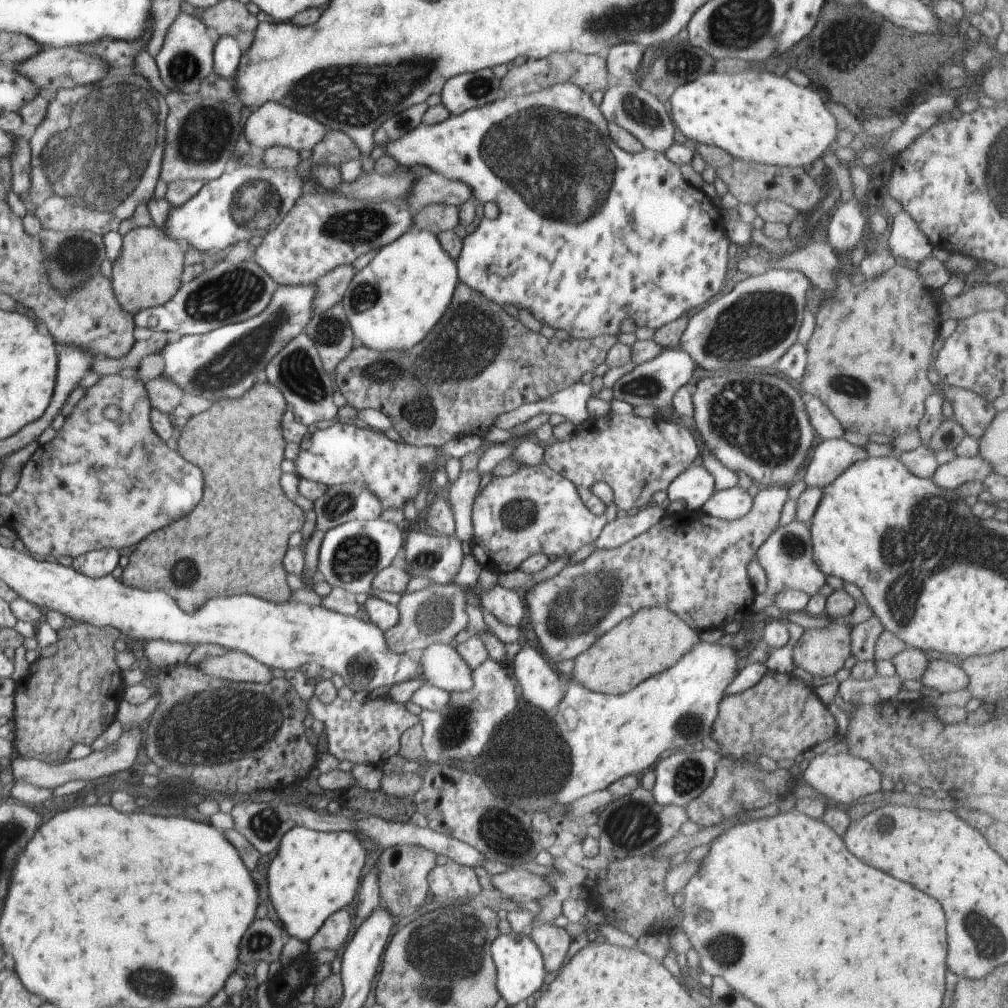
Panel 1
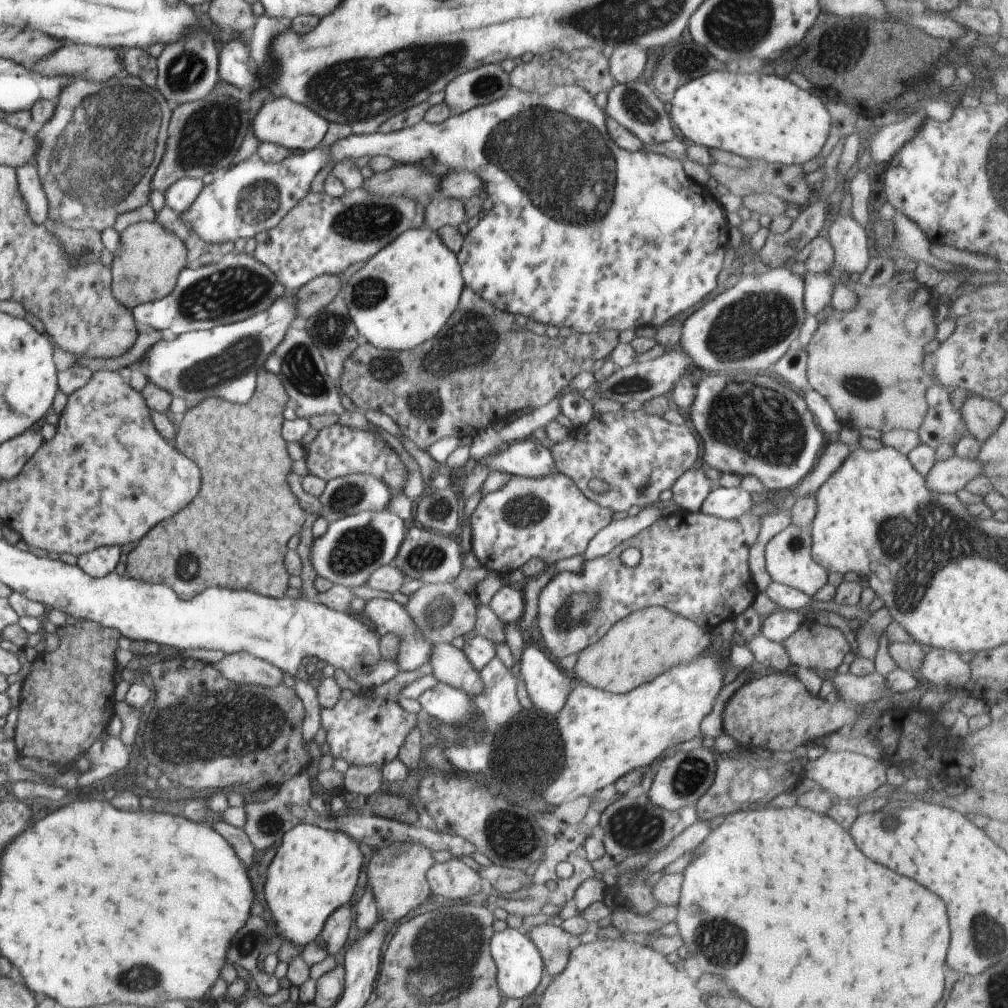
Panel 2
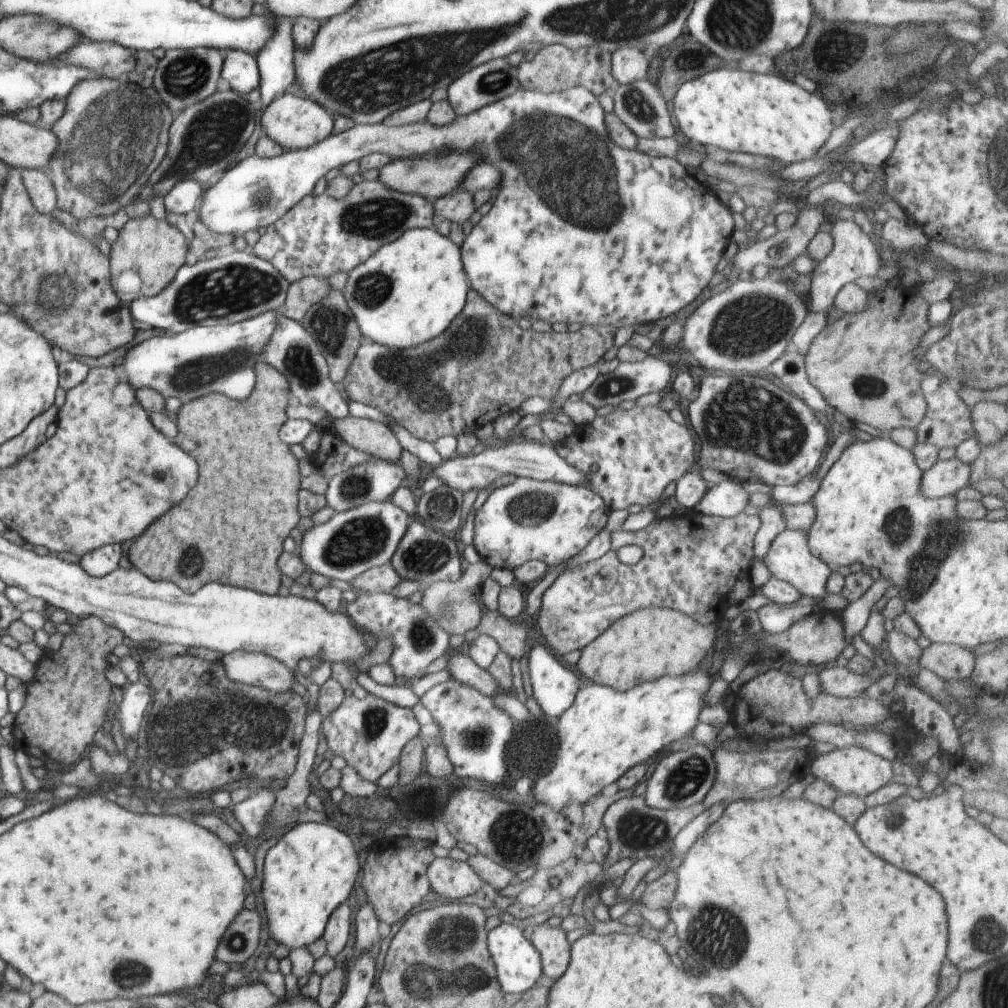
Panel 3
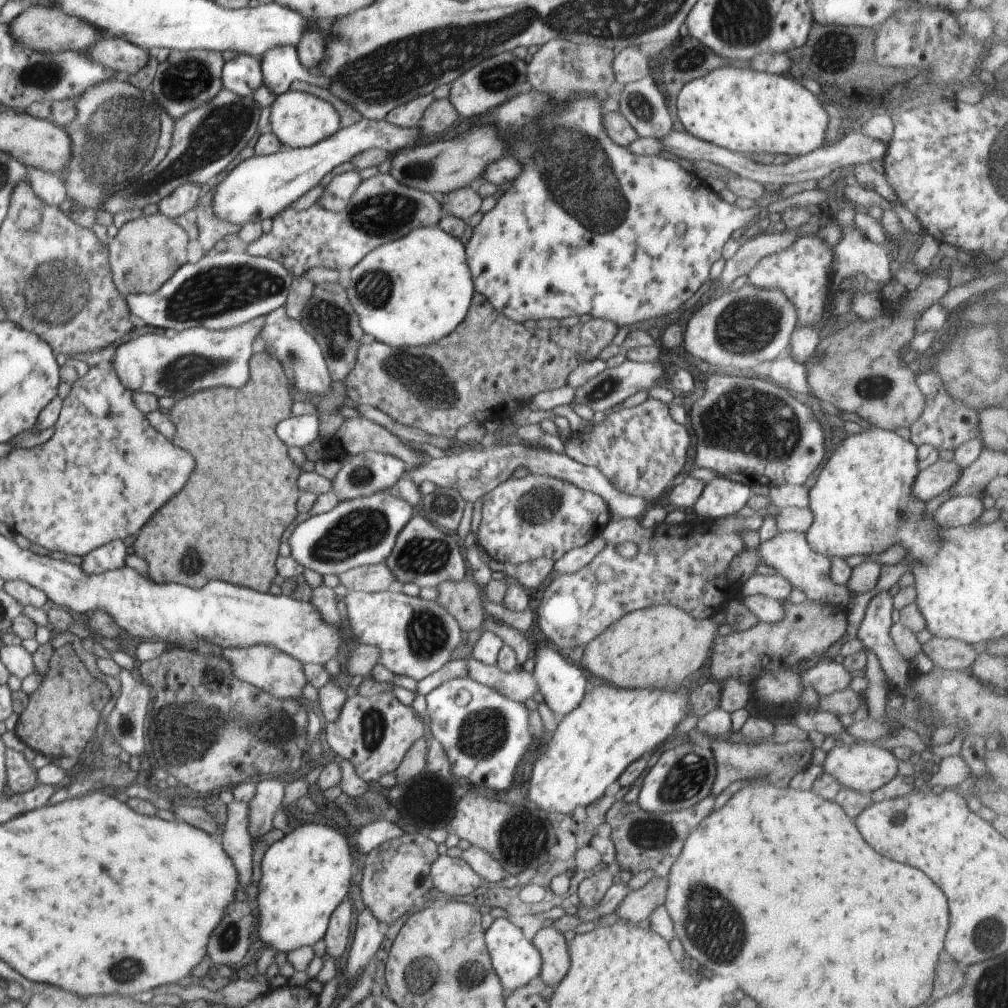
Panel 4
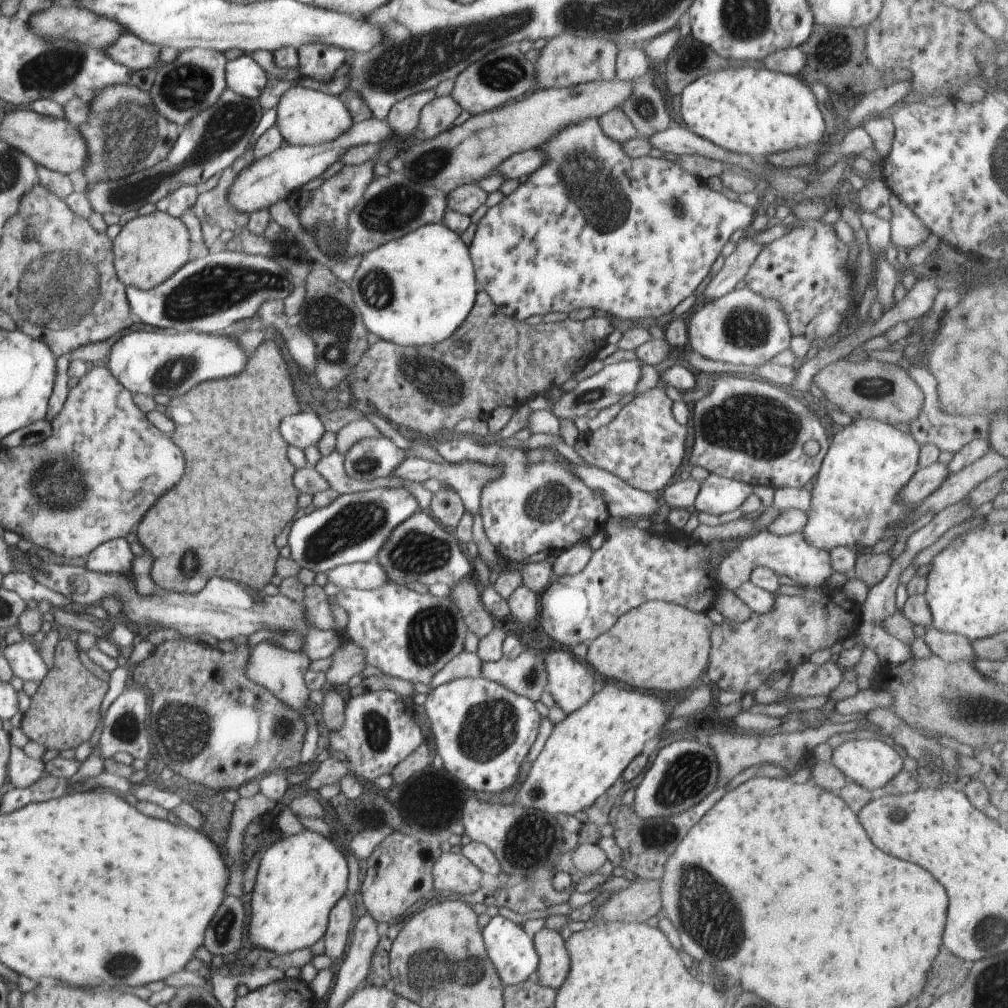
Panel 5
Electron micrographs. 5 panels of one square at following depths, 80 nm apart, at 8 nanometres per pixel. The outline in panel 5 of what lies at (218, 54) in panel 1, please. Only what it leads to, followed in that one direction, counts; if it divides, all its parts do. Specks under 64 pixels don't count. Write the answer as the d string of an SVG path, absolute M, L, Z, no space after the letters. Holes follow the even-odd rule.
M249 54L226 64L227 88L243 98L258 100L267 82L266 72Z

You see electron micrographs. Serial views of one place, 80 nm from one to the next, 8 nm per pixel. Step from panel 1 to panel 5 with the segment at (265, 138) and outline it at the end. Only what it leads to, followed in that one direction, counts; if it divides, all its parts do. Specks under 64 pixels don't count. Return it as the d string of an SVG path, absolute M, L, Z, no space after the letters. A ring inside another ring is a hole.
M294 86L280 98L276 108L276 123L284 141L289 145L305 146L328 144L352 130L356 120L352 112L340 102L338 96L330 96L312 88Z

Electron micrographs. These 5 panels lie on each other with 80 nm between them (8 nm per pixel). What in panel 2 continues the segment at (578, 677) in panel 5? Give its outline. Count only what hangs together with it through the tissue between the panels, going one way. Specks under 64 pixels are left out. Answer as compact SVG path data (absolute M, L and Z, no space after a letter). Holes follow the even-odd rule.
M536 646L524 649L515 673L522 674L534 707L548 715L556 716L566 706L575 683Z

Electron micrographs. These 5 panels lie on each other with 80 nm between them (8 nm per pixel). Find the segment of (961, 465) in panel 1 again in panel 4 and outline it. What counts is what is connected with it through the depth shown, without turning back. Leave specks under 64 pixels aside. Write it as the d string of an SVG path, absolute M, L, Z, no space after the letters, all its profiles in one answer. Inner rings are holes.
M938 460L933 467L919 470L914 484L912 484L912 496L916 496L922 502L938 498L946 492L950 486L954 486L962 474L954 460Z

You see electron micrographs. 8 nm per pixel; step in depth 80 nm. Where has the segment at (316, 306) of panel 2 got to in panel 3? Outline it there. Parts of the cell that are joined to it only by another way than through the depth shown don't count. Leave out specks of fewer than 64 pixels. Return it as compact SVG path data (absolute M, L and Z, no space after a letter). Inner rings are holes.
M305 277L299 282L292 282L287 291L282 313L292 321L301 323L306 310L314 304L318 304L319 296L324 296L329 289L329 284L321 278Z

